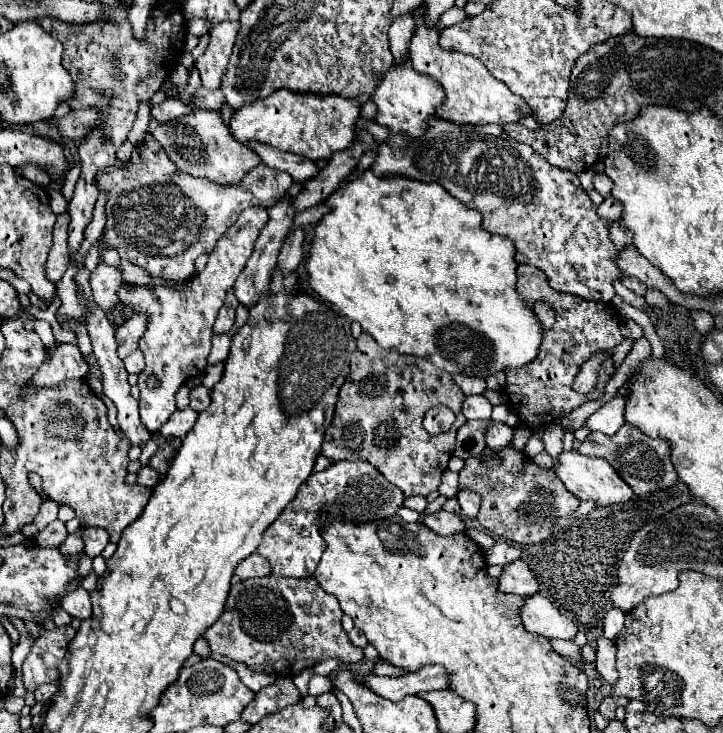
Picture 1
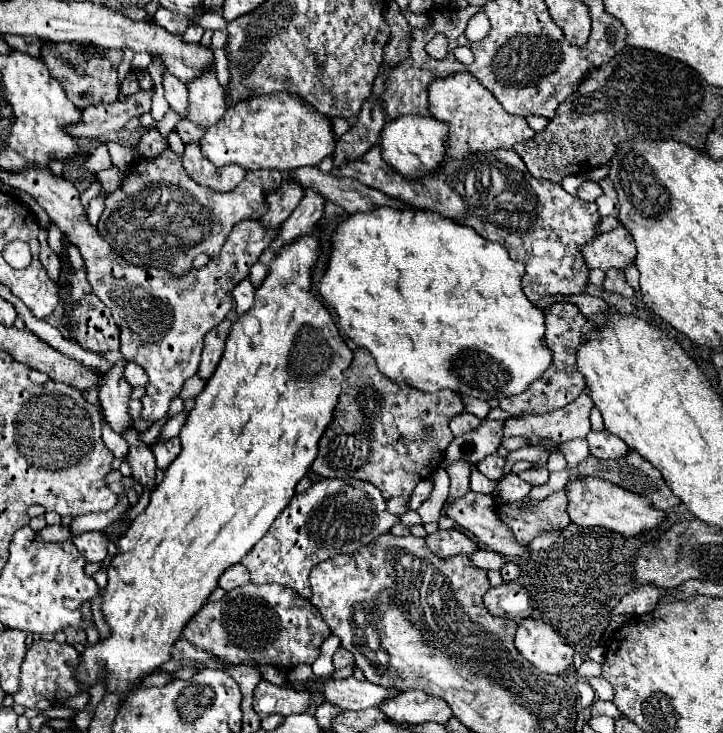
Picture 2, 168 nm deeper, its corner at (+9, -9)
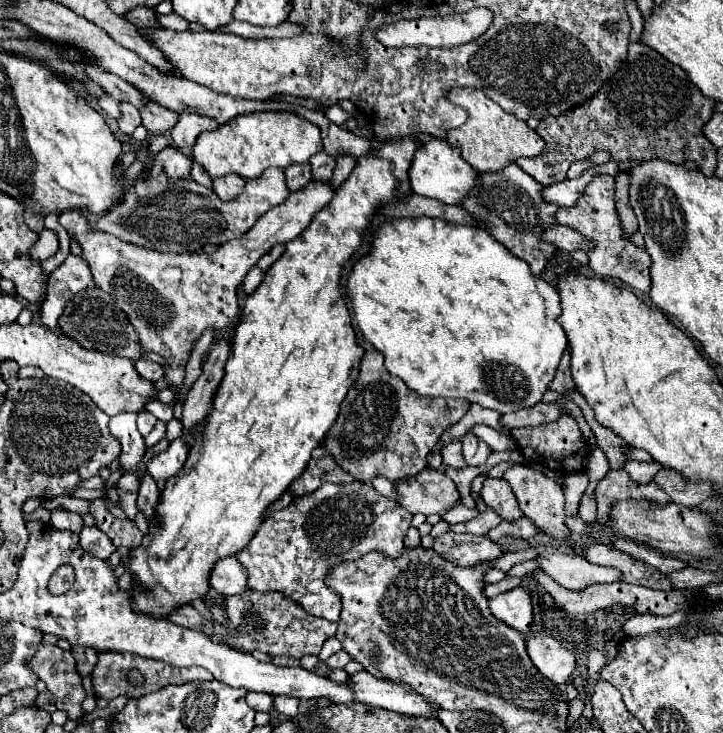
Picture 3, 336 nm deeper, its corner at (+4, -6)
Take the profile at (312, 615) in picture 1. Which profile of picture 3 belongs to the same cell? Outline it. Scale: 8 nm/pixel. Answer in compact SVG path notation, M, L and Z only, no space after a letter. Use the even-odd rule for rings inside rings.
M246 589L236 597L226 597L226 615L228 615L228 623L218 623L200 615L192 605L184 605L178 611L174 611L168 619L186 629L200 631L206 637L218 635L222 643L240 649L244 653L252 653L258 649L272 657L288 655L302 659L304 655L318 655L324 641L336 635L336 623L304 613L300 605L288 601L288 597L284 597L282 593L256 593L254 589Z

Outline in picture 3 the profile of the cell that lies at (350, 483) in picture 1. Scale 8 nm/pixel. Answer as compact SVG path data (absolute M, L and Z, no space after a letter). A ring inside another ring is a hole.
M370 483L322 485L316 493L296 497L288 507L268 517L252 543L238 553L238 561L248 569L250 589L260 593L282 591L308 613L338 621L340 597L324 585L330 567L340 561L358 559L372 549L398 557L410 521L412 515L406 509L392 505L392 499L380 495Z

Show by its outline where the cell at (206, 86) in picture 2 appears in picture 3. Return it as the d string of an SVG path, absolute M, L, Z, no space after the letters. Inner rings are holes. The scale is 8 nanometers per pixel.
M182 113L178 123L172 129L172 143L176 147L192 147L196 137L204 131L212 131L218 129L216 121L212 121L212 117L200 117L196 113Z

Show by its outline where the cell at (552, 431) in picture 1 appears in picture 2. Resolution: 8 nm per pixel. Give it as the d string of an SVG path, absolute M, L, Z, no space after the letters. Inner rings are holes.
M529 468L525 472L519 474L525 482L529 482L531 486L539 486L539 484L545 484L547 478L549 478L549 472L547 470L535 470L535 468Z

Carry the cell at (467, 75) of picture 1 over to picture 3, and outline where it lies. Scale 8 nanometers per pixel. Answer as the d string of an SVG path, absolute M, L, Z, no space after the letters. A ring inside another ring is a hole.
M456 87L456 89L448 89L446 97L450 103L466 109L468 113L466 123L458 129L452 129L446 139L452 147L460 149L462 159L468 161L476 171L500 171L510 161L516 161L518 157L524 155L534 157L544 149L542 137L534 129L530 129L526 121L520 121L504 113L504 109L500 109L500 105L496 105L496 101L492 101L484 91Z

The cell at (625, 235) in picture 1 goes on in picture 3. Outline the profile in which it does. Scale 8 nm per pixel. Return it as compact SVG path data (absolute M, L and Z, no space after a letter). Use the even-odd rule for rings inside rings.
M596 175L594 181L586 187L584 195L578 199L578 203L570 209L560 209L556 219L560 221L560 225L568 225L568 227L572 227L572 229L576 229L596 241L594 253L591 250L587 255L589 267L598 277L620 279L638 291L650 289L650 275L648 275L650 256L632 241L622 239L622 233L620 233L620 221L616 217L616 201L614 201L614 177Z

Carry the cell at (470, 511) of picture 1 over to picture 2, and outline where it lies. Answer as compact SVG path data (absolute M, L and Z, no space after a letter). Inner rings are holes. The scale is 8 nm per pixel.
M457 460L447 466L447 474L451 480L451 490L449 496L463 496L463 492L469 492L469 474L471 474L471 464L465 460Z

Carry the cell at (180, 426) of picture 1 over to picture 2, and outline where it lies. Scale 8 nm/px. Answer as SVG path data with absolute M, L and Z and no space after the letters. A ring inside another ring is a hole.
M179 438L175 440L169 440L167 444L157 444L153 446L153 454L155 454L155 462L157 462L157 468L159 470L165 470L181 452L181 444L179 444Z

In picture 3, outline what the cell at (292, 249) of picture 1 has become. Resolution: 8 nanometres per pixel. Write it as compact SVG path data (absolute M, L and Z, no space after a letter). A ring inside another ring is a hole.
M320 151L310 159L310 167L312 167L312 179L314 181L328 183L332 177L332 171L336 167L336 159L330 157L326 151Z

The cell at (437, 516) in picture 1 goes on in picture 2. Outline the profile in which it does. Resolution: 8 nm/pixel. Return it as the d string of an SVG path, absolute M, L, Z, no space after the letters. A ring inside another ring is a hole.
M437 530L435 534L429 534L425 542L427 548L439 558L451 558L459 554L471 556L477 550L477 542L463 534L461 530Z

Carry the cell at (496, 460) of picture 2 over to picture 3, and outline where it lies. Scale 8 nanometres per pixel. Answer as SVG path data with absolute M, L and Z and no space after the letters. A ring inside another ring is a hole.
M488 477L488 481L484 481L484 487L480 493L482 493L484 503L490 505L492 509L496 509L502 515L502 519L522 517L516 495L512 493L512 487L508 485L508 481L504 481L500 477L496 477L496 479Z

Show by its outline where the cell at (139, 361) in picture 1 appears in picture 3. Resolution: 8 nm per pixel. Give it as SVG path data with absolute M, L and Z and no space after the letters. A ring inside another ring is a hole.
M138 359L136 363L134 363L134 367L136 367L136 371L140 373L140 377L144 377L146 381L158 381L162 375L164 375L164 371L162 371L162 365L160 363L154 363L154 361L148 361L148 359Z

